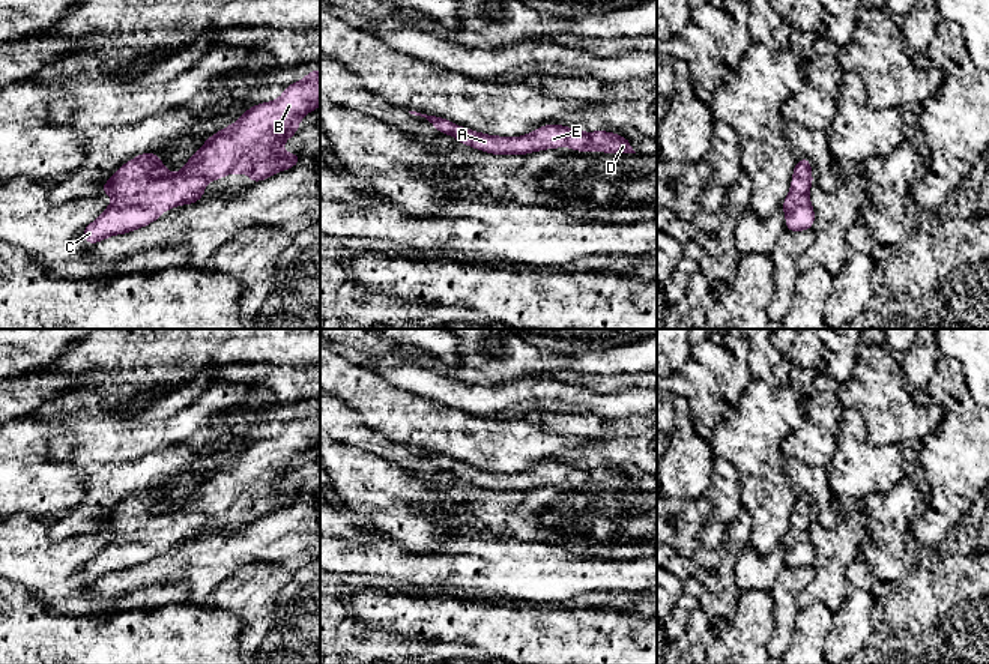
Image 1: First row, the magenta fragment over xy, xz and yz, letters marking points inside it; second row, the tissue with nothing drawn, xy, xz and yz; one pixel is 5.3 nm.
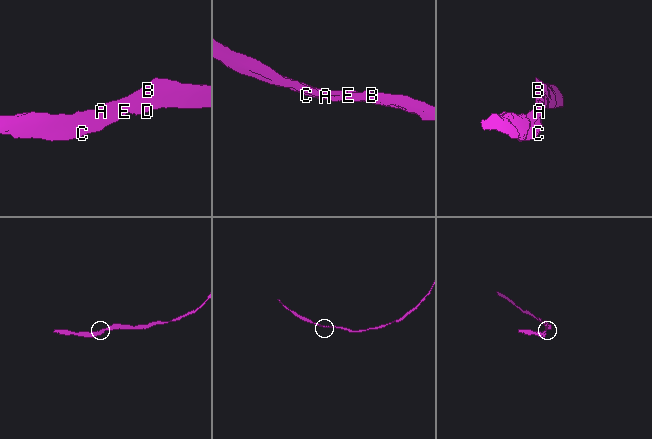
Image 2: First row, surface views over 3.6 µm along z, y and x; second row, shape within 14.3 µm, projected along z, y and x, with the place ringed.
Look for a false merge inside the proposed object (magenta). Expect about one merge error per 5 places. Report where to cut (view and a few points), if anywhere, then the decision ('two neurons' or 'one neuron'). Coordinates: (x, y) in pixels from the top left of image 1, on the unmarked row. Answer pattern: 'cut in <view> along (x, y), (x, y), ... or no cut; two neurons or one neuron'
no cut; one neuron

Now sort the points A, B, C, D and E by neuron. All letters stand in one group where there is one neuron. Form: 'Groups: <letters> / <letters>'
Groups: A B C D E

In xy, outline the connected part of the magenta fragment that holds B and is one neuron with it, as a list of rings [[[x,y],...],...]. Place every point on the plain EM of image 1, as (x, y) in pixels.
[[[313,406],[304,416],[284,424],[280,436],[251,443],[236,460],[210,472],[179,511],[171,512],[152,487],[131,496],[102,521],[101,530],[114,536],[83,566],[81,574],[95,581],[141,565],[159,556],[167,545],[198,538],[207,517],[233,508],[248,509],[256,520],[295,503],[301,493],[283,490],[281,481],[319,442],[320,407]]]

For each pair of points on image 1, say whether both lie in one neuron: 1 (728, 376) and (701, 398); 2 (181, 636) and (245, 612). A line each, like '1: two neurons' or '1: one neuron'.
1: one neuron
2: two neurons

